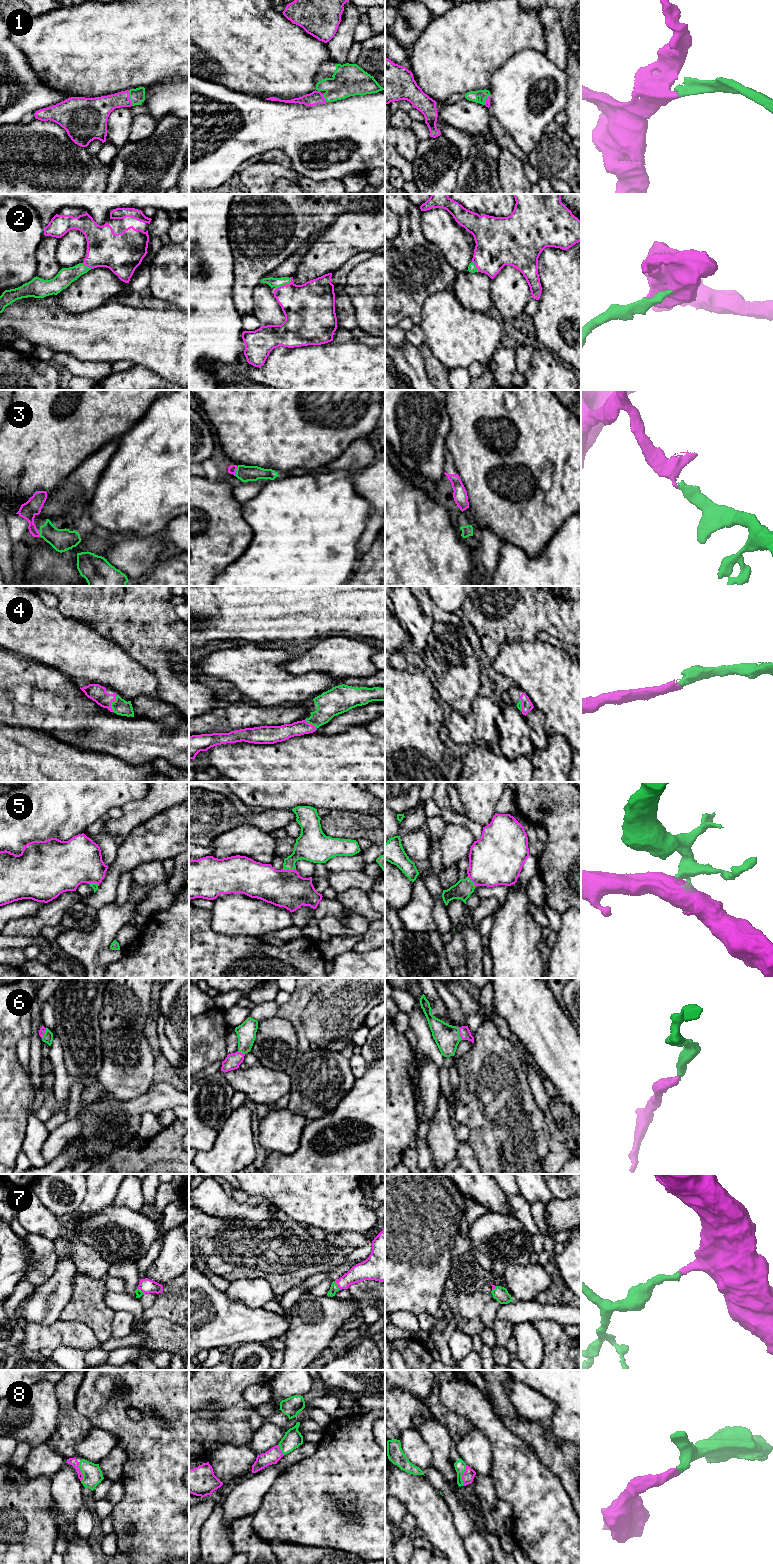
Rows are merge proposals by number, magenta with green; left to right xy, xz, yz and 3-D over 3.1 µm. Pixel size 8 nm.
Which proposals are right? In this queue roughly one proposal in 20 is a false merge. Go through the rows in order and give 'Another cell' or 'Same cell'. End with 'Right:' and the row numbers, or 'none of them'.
1: Same cell
2: Same cell
3: Same cell
4: Same cell
5: Same cell
6: Same cell
7: Same cell
8: Same cell
Right: 1, 2, 3, 4, 5, 6, 7, 8

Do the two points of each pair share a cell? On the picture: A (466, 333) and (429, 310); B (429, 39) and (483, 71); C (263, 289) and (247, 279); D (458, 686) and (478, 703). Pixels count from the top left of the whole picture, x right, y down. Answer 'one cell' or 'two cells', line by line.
A: one cell
B: one cell
C: two cells
D: two cells

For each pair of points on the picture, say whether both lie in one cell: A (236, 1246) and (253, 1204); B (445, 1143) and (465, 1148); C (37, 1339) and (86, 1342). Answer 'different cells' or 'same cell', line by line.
A: different cells
B: different cells
C: same cell

